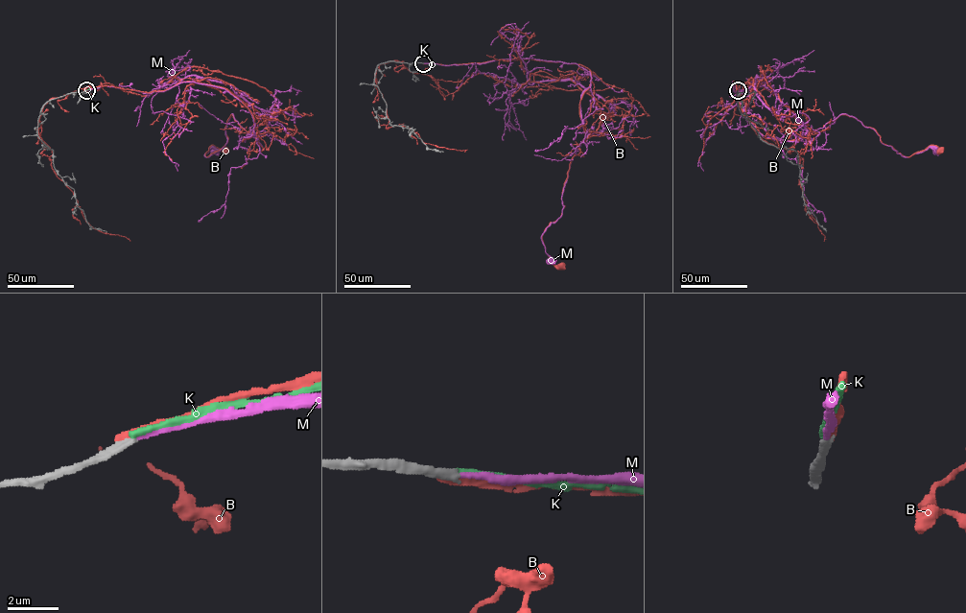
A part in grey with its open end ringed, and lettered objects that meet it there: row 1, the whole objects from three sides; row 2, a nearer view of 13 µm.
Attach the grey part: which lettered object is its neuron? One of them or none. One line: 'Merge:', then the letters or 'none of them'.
Merge: M

